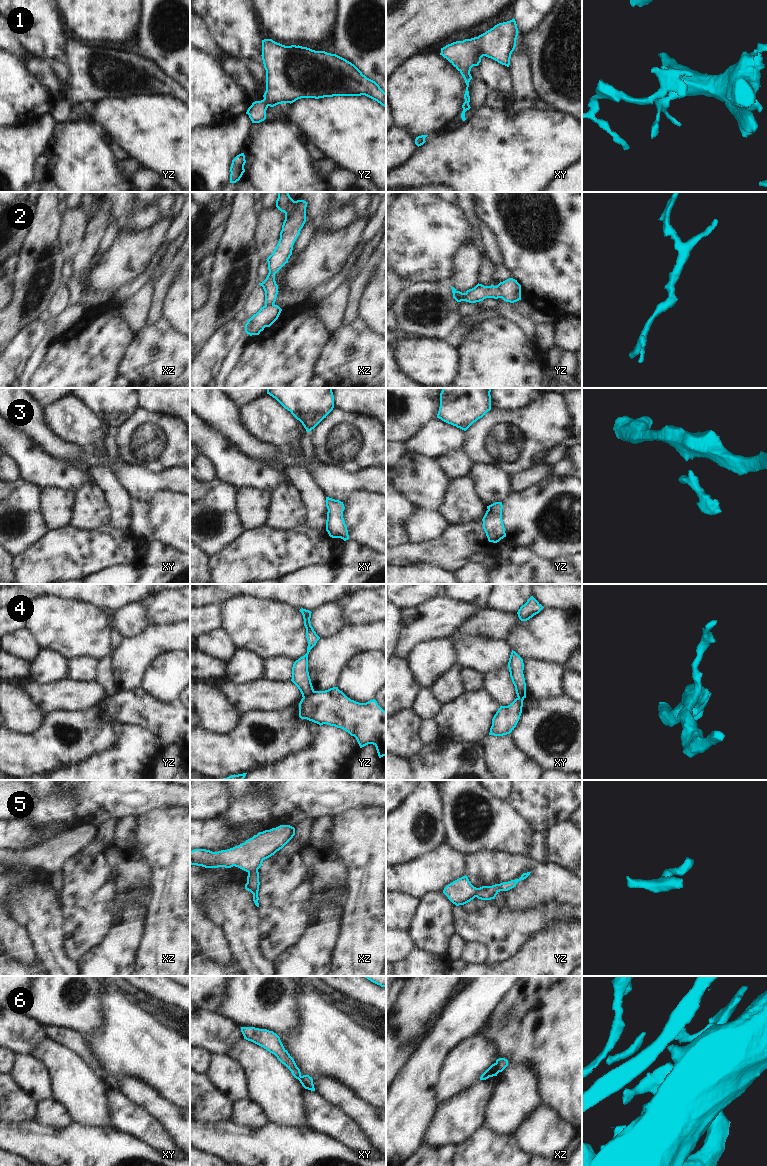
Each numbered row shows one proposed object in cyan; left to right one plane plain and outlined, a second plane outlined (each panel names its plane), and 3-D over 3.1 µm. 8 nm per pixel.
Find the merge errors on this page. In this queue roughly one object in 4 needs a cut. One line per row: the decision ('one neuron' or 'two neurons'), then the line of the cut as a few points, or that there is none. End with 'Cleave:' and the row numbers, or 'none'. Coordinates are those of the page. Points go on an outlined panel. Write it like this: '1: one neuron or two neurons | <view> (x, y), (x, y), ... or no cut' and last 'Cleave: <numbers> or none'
1: one neuron | no cut
2: one neuron | no cut
3: one neuron | no cut
4: two neurons | yz (313, 690), (303, 698)
5: one neuron | no cut
6: two neurons | xz (494, 1063), (495, 1069), (498, 1072)
Cleave: 4, 6

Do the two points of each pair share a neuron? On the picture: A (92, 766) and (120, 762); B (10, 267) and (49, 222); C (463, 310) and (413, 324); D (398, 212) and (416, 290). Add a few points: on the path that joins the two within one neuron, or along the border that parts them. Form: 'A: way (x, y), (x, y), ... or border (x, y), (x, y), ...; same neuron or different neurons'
A: way (99, 766), (113, 766); same neuron
B: border (18, 255), (12, 281); different neurons
C: border (456, 302), (455, 308), (460, 317); different neurons
D: border (408, 281), (438, 282); different neurons

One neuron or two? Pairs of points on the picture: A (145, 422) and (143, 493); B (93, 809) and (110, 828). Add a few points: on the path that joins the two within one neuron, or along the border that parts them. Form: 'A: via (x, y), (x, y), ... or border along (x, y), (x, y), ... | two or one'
A: border along (122, 460), (143, 466), (155, 472), (167, 470) | two
B: border along (117, 819), (106, 821), (99, 828) | two

